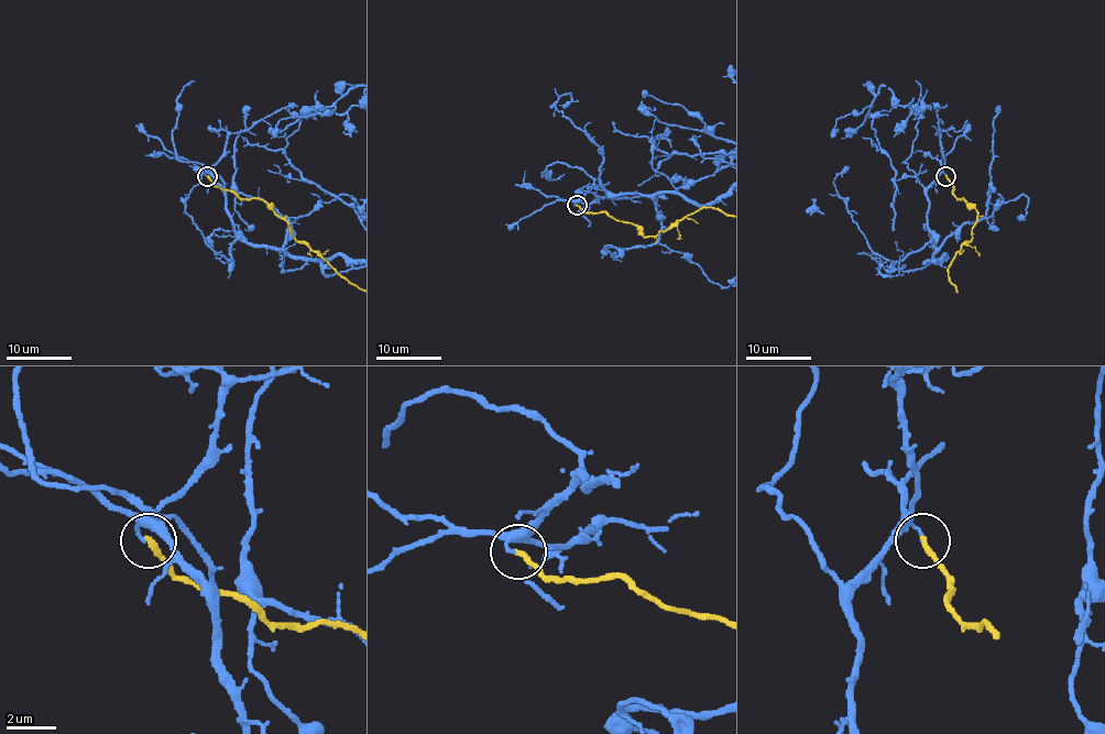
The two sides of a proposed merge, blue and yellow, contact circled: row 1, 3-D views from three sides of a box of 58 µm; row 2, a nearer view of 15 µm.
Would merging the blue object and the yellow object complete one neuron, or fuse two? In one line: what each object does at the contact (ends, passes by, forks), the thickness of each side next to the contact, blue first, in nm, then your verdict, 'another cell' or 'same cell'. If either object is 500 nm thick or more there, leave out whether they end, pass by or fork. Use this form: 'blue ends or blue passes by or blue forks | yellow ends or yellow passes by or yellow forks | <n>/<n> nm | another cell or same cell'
blue ends | yellow ends | 110/240 nm | another cell

